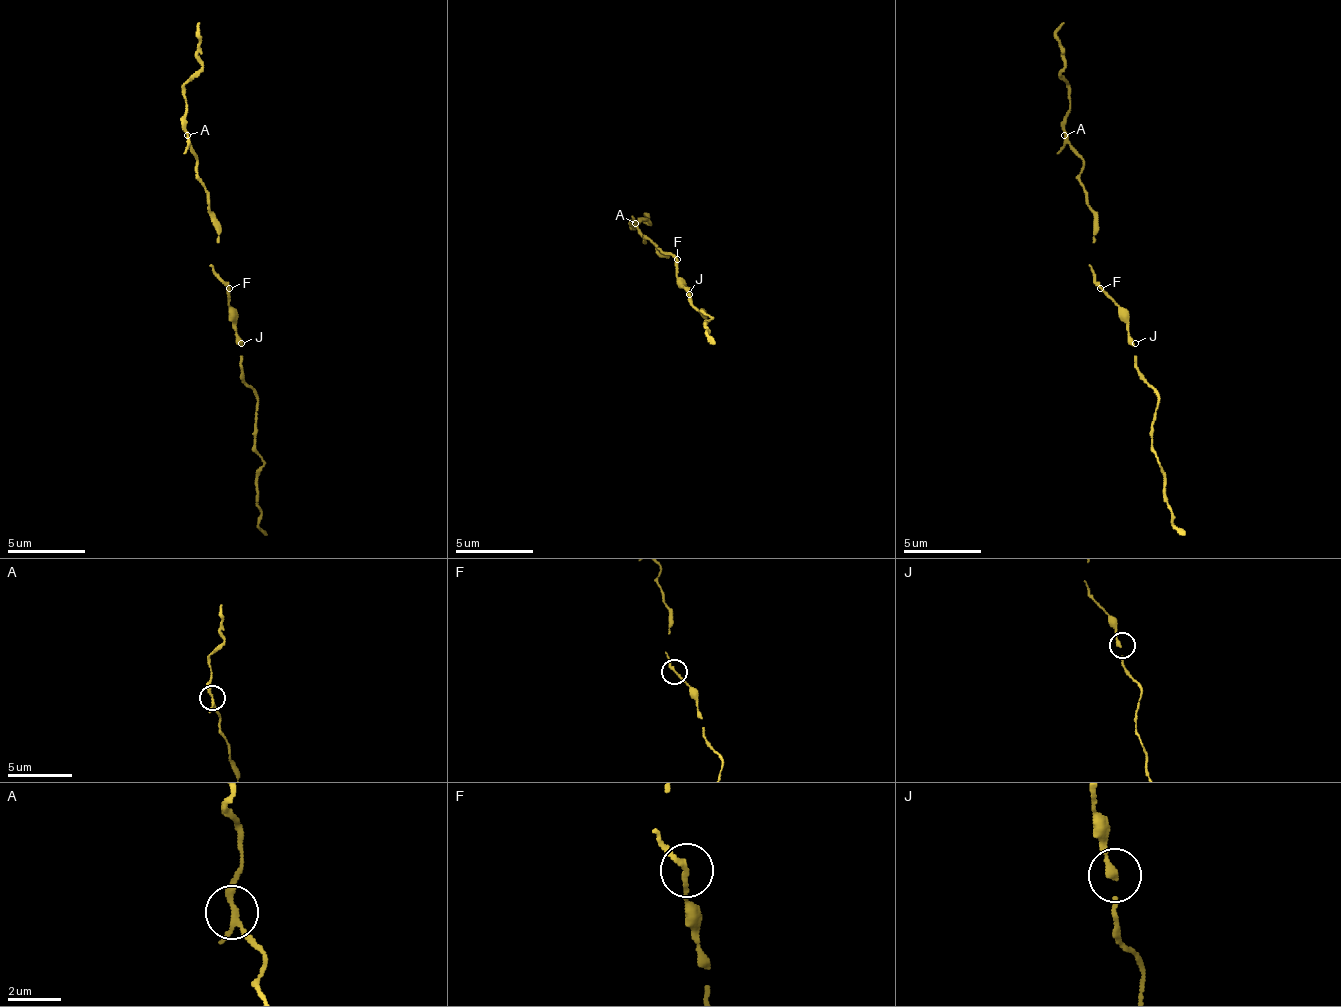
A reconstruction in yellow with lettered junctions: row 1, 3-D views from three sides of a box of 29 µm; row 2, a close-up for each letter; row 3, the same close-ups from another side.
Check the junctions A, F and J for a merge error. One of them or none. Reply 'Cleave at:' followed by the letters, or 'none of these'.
Cleave at: A

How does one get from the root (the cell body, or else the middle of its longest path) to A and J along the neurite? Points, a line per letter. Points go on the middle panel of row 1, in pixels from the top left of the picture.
A: (673, 259), (650, 240), (646, 240), (646, 243), (635, 224)
J: (673, 259), (677, 279), (689, 294)

